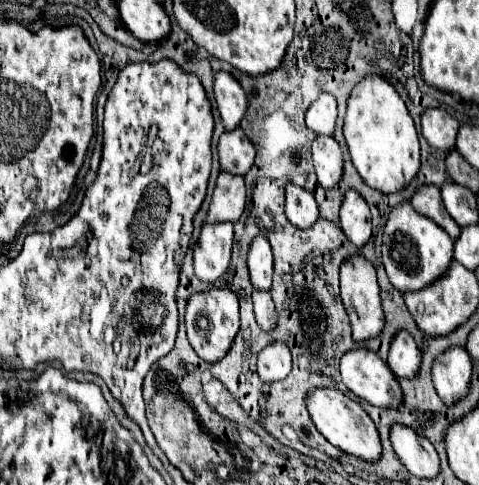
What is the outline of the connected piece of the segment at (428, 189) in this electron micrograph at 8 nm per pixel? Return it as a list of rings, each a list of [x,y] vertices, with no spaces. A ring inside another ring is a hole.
[[[437,185],[419,187],[411,199],[411,205],[419,215],[429,217],[433,223],[437,223],[441,229],[445,229],[451,235],[451,239],[459,237],[461,227],[453,221],[453,217],[449,217],[447,209],[443,207],[441,189]]]

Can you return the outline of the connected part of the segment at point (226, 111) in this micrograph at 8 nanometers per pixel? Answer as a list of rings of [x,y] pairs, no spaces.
[[[219,71],[215,75],[215,101],[225,129],[235,129],[247,111],[247,97],[243,87],[231,73]]]

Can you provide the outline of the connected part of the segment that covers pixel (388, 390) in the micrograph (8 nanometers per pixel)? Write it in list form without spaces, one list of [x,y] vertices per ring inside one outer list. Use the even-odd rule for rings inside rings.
[[[365,347],[347,351],[341,357],[341,377],[357,397],[371,405],[387,409],[399,409],[403,405],[399,379],[377,353]]]

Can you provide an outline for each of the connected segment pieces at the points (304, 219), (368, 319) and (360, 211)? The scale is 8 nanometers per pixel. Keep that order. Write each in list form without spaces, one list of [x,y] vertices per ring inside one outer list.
[[[289,183],[285,211],[289,221],[299,229],[309,229],[319,219],[319,207],[313,193]]]
[[[355,255],[353,259],[349,259],[341,265],[341,299],[347,309],[355,341],[367,341],[381,333],[381,329],[385,325],[385,315],[383,315],[383,307],[381,307],[375,267],[361,255]]]
[[[347,191],[343,205],[341,205],[341,219],[339,225],[343,229],[343,233],[349,237],[349,241],[353,241],[355,247],[363,247],[373,233],[373,225],[371,225],[371,211],[367,207],[367,203],[363,201],[363,197],[357,191]]]

